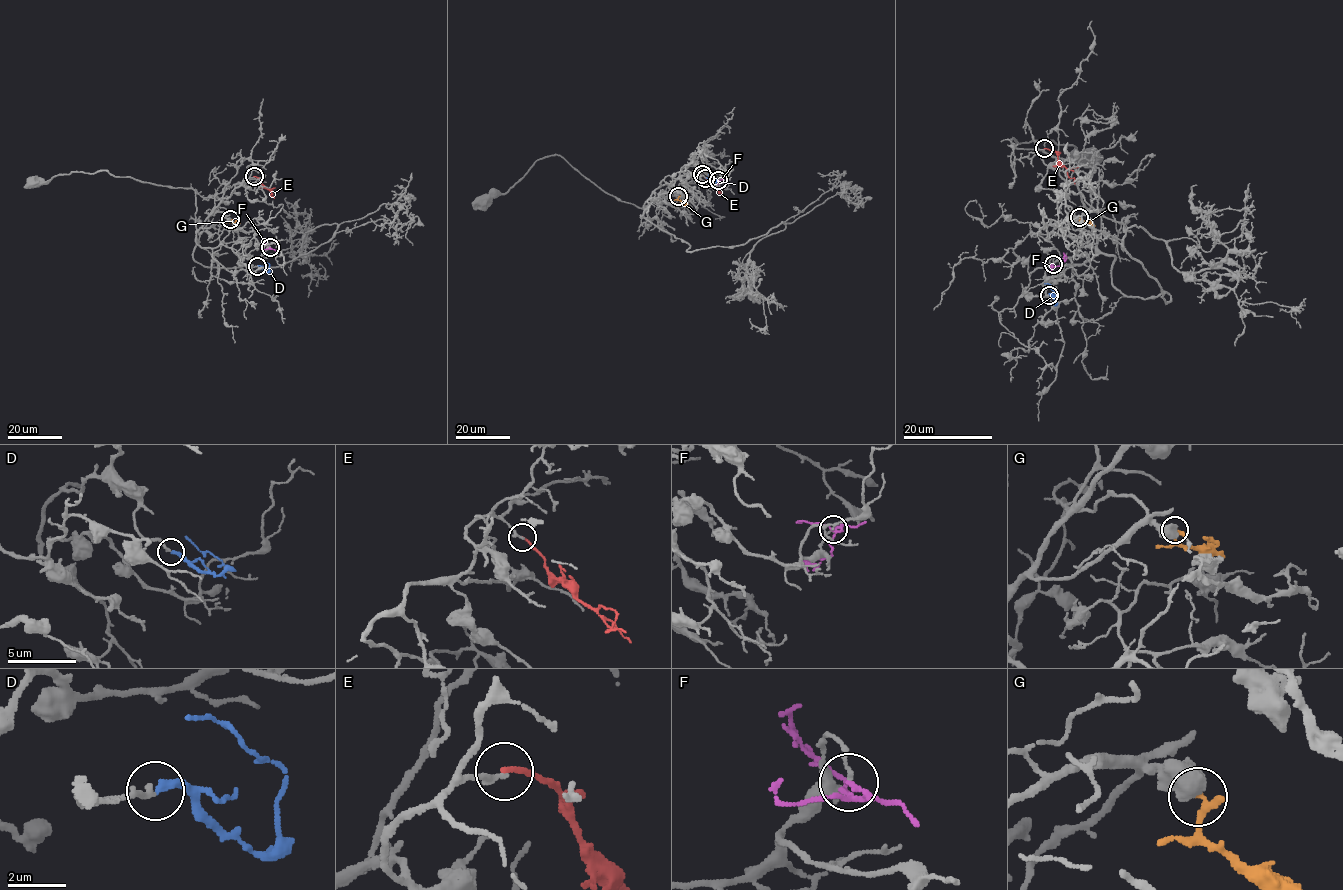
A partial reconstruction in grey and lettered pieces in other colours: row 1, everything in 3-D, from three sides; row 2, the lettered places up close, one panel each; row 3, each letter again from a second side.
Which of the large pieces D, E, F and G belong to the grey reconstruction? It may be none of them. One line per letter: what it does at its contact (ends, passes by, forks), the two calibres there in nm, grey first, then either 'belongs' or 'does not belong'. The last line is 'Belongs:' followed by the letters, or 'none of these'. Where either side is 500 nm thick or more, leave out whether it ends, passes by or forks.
D: it ends | 200/280 nm | belongs
E: it ends | 200/160 nm | does not belong
F: it passes by | 110/150 nm | does not belong
G: 750/280 nm | does not belong
Belongs: D

